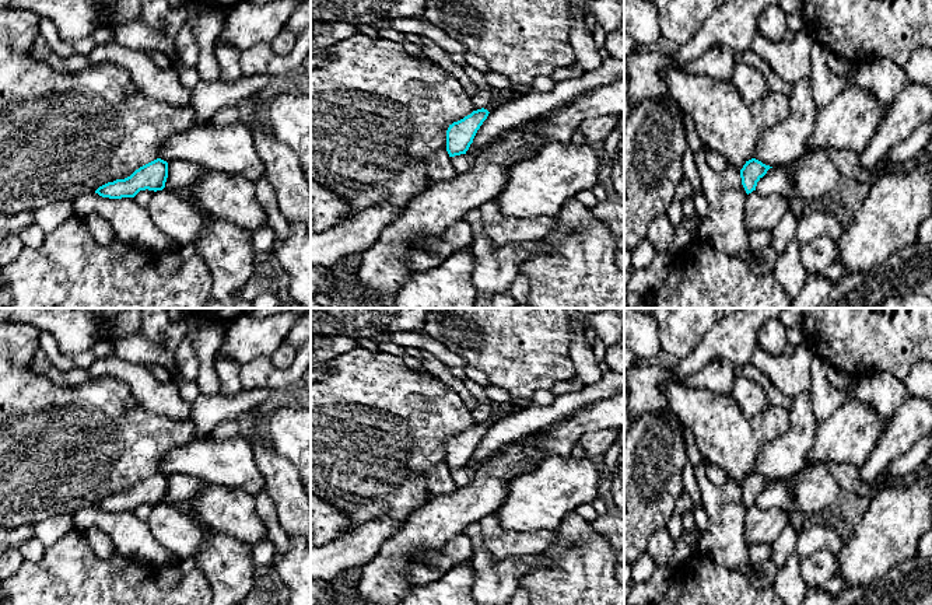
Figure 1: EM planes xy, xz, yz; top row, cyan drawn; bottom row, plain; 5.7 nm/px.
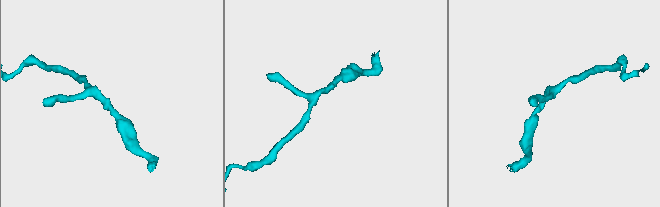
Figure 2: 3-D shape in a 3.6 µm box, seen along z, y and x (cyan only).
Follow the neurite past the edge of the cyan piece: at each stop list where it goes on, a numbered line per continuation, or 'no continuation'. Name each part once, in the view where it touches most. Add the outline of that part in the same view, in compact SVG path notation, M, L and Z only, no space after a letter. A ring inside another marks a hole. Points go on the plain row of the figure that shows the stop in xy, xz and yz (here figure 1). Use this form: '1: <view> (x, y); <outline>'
no continuation

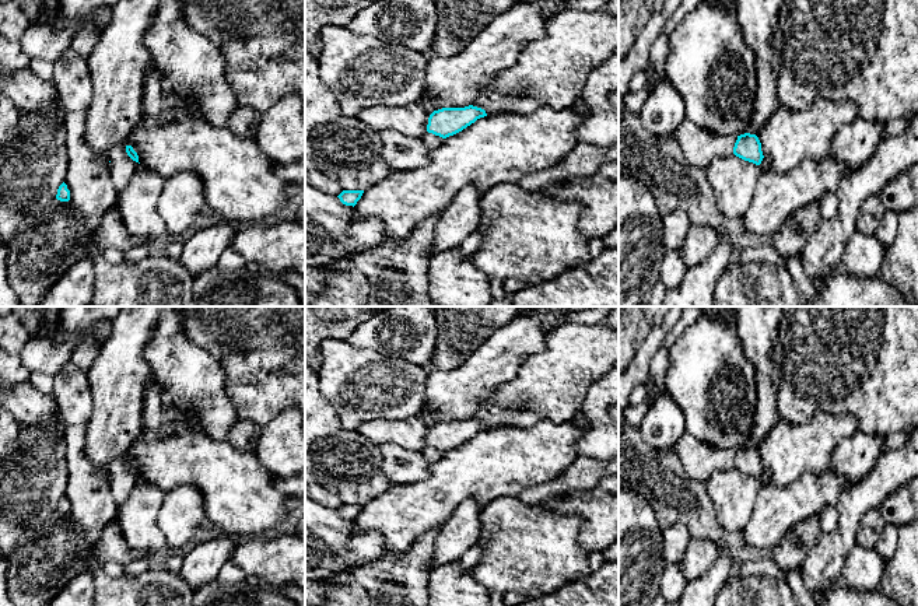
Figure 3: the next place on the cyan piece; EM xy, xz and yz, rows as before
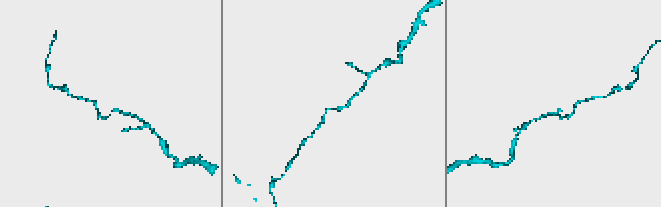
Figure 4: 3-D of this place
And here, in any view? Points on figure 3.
no continuation

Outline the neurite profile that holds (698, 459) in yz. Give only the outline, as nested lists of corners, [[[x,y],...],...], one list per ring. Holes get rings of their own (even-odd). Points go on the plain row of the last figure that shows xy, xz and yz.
[[[687,431],[680,435],[673,449],[686,474],[691,480],[702,483],[715,470],[726,472],[733,469],[733,460],[737,453],[737,449],[733,448],[723,449],[701,442]]]

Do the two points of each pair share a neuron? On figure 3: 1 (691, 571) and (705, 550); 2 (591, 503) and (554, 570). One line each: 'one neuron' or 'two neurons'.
1: one neuron
2: two neurons

